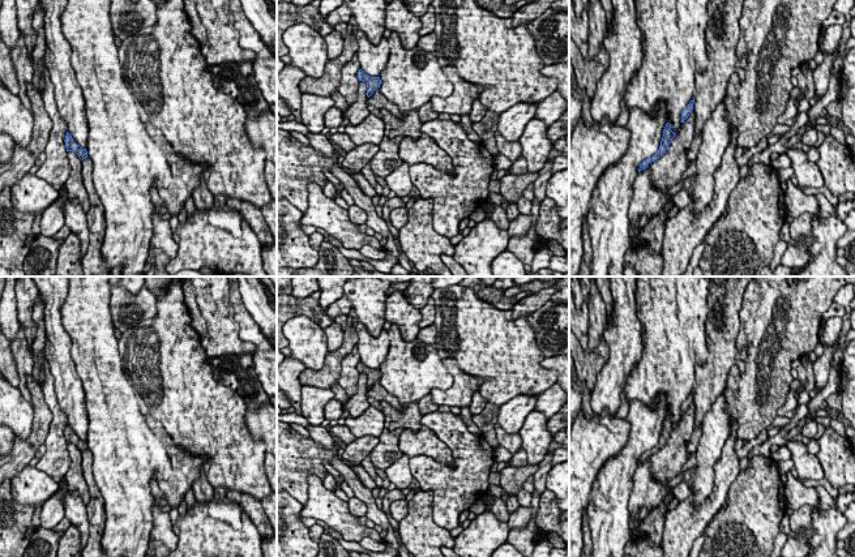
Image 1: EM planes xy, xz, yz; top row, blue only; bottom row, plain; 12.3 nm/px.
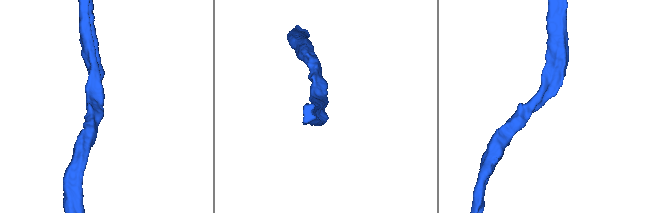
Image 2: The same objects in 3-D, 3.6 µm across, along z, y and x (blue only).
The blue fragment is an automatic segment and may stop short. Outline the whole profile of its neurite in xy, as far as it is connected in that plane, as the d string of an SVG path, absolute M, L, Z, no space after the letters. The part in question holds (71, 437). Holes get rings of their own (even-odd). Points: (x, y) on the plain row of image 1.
M68 424L65 428L65 440L67 440L67 444L74 444L81 453L87 450L86 441L82 441L80 437L77 437Z

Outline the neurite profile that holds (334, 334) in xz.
M332 322L328 327L324 329L324 333L328 339L328 351L338 350L343 342L343 330L339 324Z

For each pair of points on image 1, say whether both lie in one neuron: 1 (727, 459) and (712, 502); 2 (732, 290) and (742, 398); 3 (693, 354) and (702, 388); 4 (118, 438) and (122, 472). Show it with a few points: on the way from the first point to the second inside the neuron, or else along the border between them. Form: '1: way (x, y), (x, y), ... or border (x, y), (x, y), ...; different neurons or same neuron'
1: way (726, 470), (719, 492); same neuron
2: border (738, 364), (731, 368), (725, 388); different neurons
3: border (705, 334), (708, 358), (696, 367), (692, 390); different neurons
4: way (122, 446), (122, 465); same neuron

